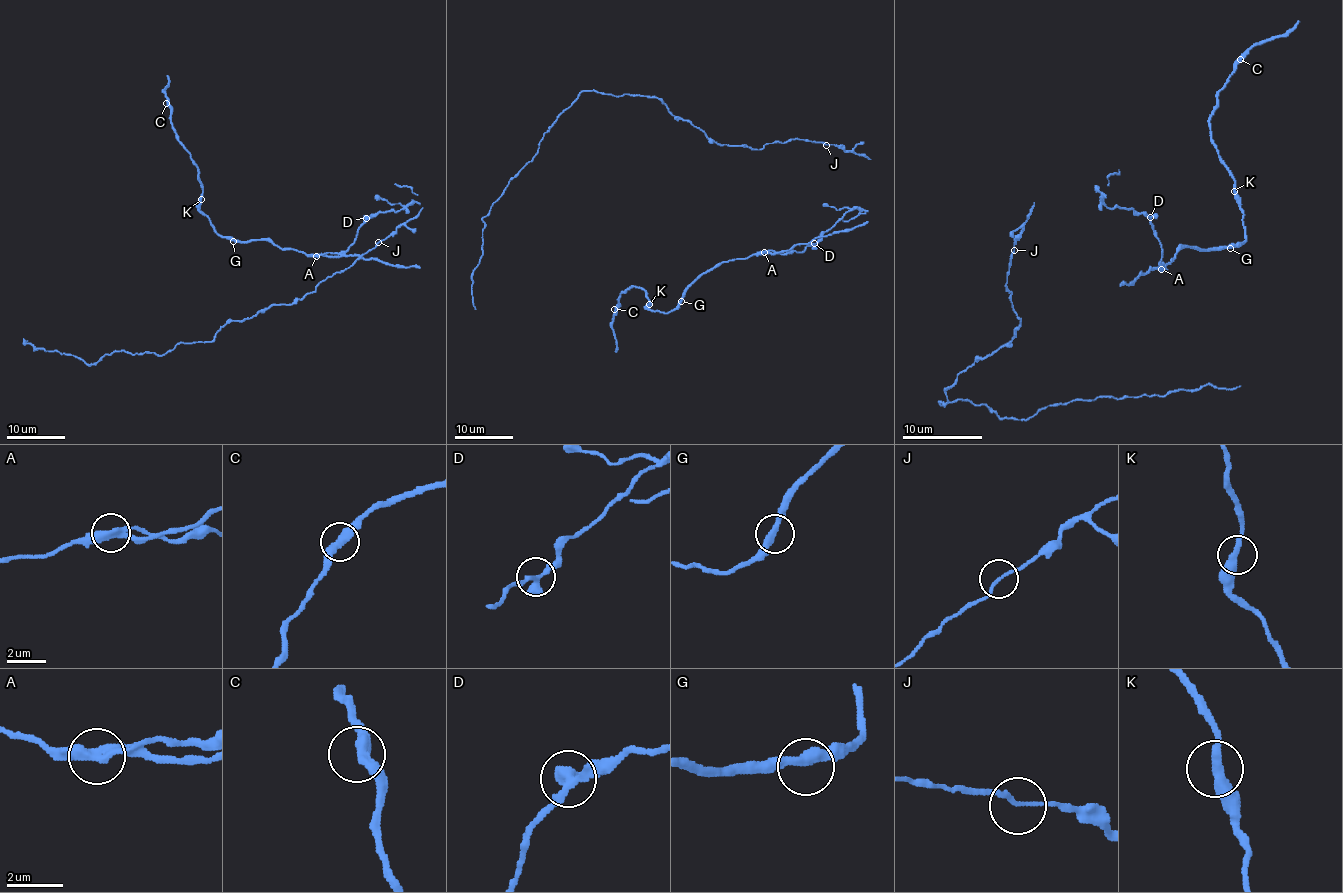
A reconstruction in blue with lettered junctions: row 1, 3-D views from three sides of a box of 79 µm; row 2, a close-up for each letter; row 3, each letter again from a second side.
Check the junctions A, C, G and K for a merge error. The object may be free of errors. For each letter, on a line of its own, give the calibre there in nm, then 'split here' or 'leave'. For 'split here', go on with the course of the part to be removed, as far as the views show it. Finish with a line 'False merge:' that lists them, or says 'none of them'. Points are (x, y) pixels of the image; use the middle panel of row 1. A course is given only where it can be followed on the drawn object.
A: calibre 360 nm; split here
C: calibre 400 nm; leave
G: calibre 360 nm; leave
K: calibre 360 nm; leave
False merge: A

